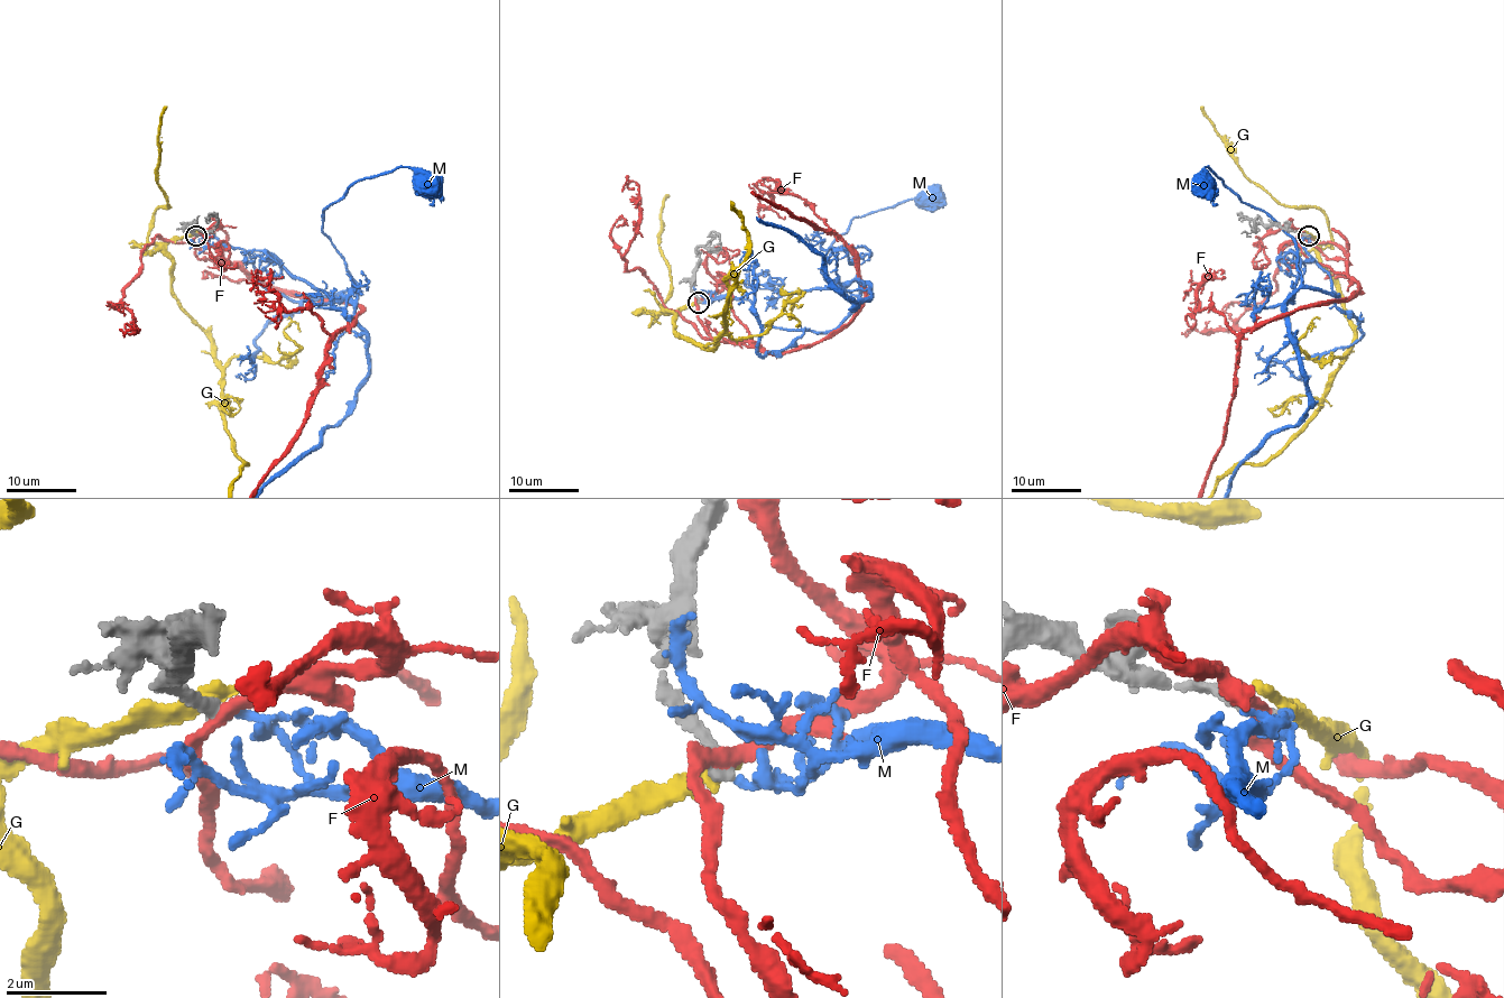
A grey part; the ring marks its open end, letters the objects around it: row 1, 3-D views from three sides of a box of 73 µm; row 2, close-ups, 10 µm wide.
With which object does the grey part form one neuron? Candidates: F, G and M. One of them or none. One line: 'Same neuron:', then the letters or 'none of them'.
Same neuron: none of them

